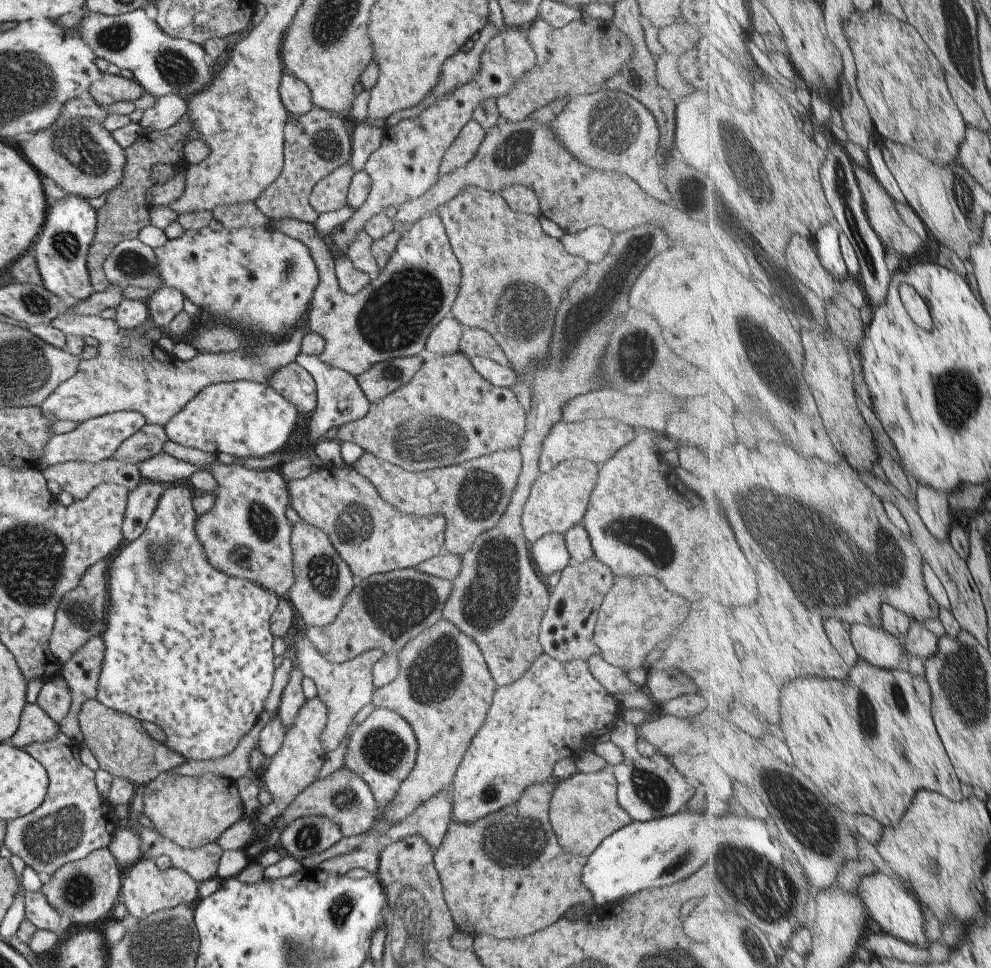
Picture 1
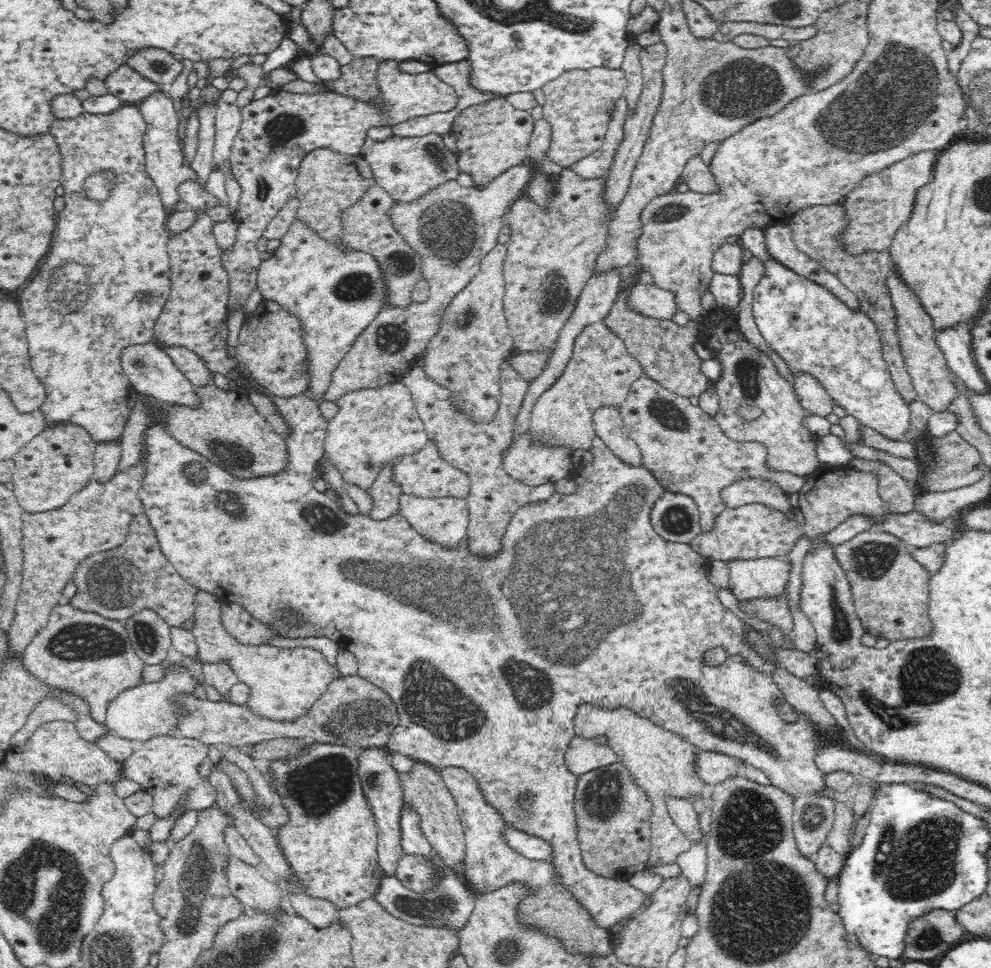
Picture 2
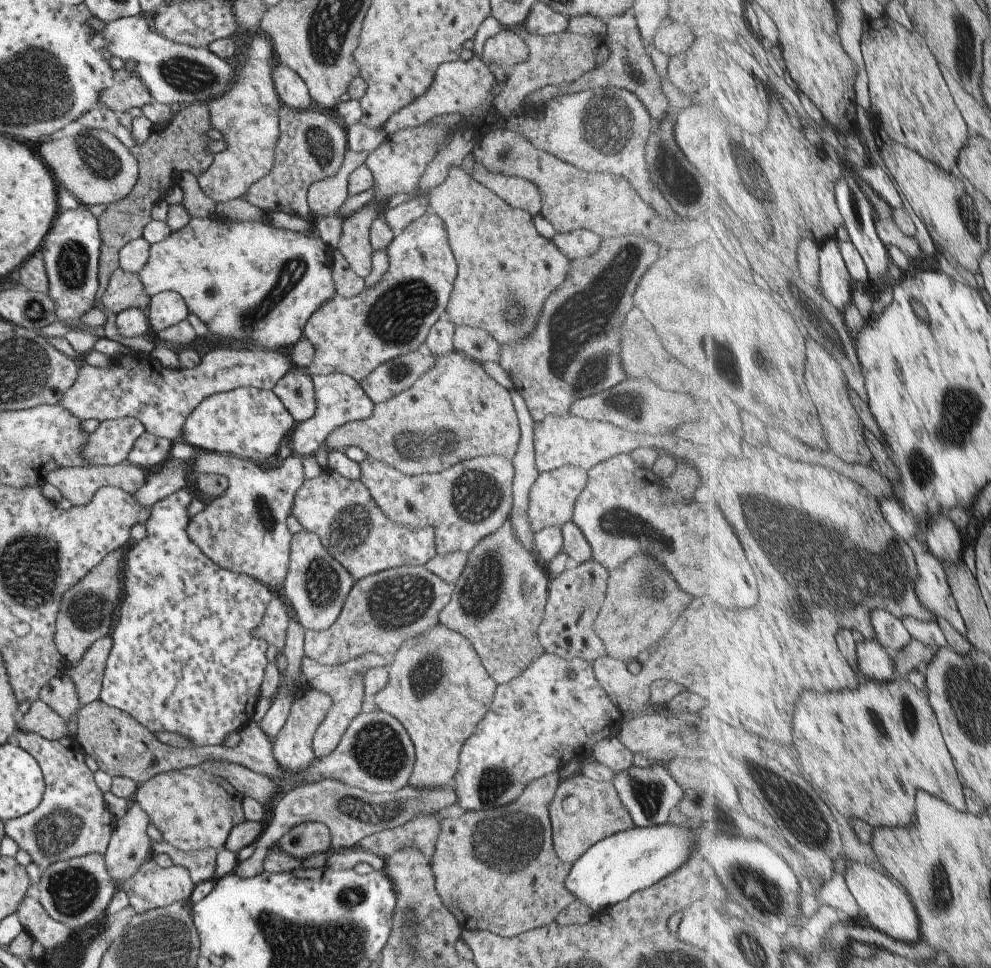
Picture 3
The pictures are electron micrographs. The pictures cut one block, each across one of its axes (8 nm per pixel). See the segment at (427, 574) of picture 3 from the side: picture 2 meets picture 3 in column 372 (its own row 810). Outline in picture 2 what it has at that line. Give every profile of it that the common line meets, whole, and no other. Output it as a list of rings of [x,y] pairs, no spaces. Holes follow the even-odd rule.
[[[620,762],[581,774],[575,790],[577,839],[588,870],[604,878],[622,879],[642,871],[650,862],[652,803]]]

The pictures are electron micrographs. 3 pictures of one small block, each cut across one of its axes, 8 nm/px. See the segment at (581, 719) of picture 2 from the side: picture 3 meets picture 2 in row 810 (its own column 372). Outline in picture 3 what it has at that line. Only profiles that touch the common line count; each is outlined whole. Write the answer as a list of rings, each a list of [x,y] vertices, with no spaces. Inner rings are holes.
[[[366,652],[362,656],[346,661],[341,665],[319,665],[318,661],[310,657],[302,659],[301,670],[307,678],[307,684],[315,686],[319,691],[325,692],[333,700],[330,710],[327,712],[325,719],[320,723],[313,736],[313,753],[315,758],[328,756],[338,746],[344,731],[348,728],[350,721],[361,713],[362,702],[366,700],[363,691],[363,676],[370,672],[372,667],[386,666],[390,664],[382,655]]]

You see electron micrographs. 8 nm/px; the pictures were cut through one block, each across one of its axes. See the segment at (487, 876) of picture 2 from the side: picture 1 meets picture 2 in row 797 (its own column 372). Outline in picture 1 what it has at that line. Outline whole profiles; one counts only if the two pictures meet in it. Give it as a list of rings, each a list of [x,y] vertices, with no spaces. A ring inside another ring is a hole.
[[[519,449],[505,450],[449,467],[407,471],[365,452],[352,466],[360,476],[370,480],[382,500],[394,506],[398,512],[422,518],[442,514],[446,520],[444,551],[463,555],[472,548],[478,536],[494,528],[506,512],[511,493],[514,492],[522,472],[522,455]]]

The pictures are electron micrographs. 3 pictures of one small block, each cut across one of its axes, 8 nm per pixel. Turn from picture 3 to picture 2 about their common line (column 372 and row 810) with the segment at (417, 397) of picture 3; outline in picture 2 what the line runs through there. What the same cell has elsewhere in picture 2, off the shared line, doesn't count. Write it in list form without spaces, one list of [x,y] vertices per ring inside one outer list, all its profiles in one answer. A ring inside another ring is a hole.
[[[415,761],[409,772],[399,774],[399,781],[403,788],[403,801],[419,814],[420,830],[433,848],[433,852],[450,869],[460,864],[465,855],[464,827],[460,823],[456,799],[445,785],[439,770],[422,761]]]

